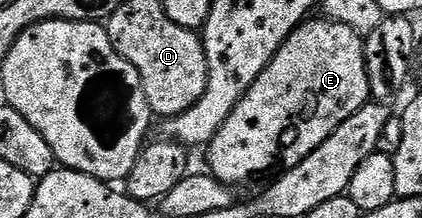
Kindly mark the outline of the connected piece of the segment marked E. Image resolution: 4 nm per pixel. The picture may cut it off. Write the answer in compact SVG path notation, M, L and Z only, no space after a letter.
M305 20L285 39L282 47L278 47L274 59L262 71L262 75L254 79L250 91L246 91L234 111L230 111L226 123L222 123L214 139L208 142L208 168L211 176L218 178L223 185L239 187L263 173L275 174L277 170L298 167L298 163L302 163L310 151L322 147L322 143L326 143L326 139L330 139L330 135L334 135L334 131L338 131L338 127L342 127L342 123L346 123L354 111L369 104L364 37L337 21L312 20Z

